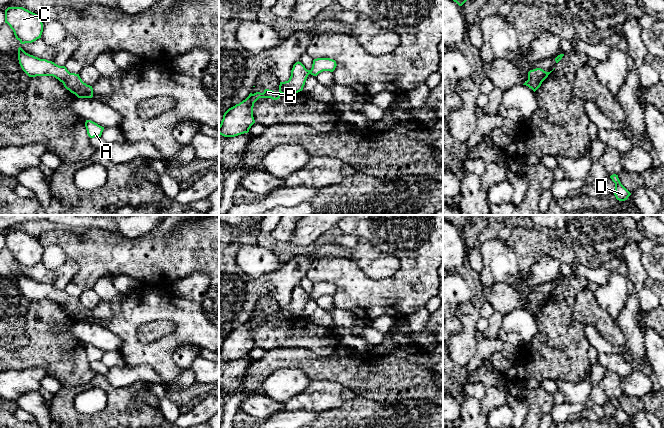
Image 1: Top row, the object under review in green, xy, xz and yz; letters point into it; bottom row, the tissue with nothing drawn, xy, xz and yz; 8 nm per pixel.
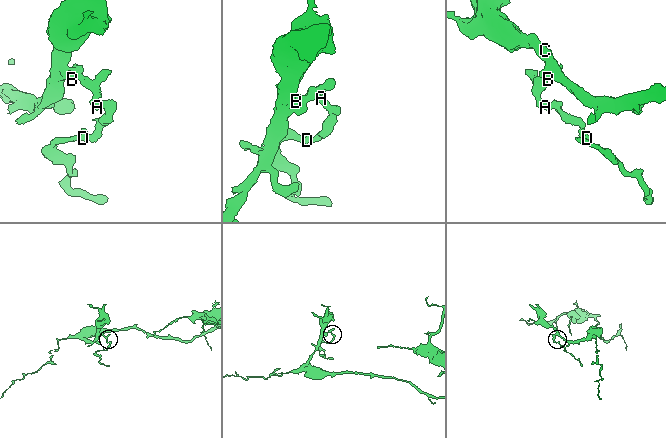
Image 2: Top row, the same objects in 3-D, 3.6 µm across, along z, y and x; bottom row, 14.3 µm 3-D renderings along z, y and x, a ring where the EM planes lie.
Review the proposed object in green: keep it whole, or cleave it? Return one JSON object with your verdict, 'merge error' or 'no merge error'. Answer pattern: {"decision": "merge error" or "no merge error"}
{"decision": "no merge error"}

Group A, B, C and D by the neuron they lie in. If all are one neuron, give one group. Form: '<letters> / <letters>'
A B C D

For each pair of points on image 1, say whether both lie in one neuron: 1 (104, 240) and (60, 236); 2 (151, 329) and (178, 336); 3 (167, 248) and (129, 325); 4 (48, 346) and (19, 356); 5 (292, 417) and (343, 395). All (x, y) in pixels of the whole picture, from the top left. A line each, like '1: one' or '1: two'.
1: one
2: two
3: two
4: one
5: two

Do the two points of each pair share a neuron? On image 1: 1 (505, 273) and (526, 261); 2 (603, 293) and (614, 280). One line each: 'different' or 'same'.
1: different
2: same

